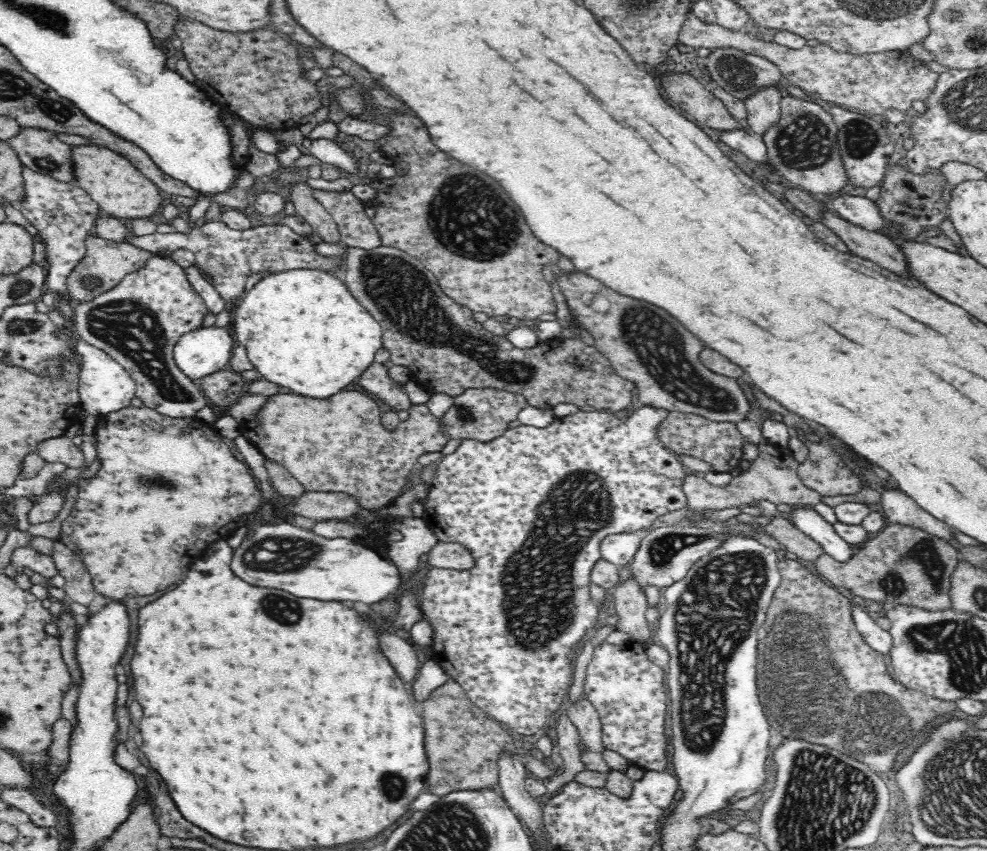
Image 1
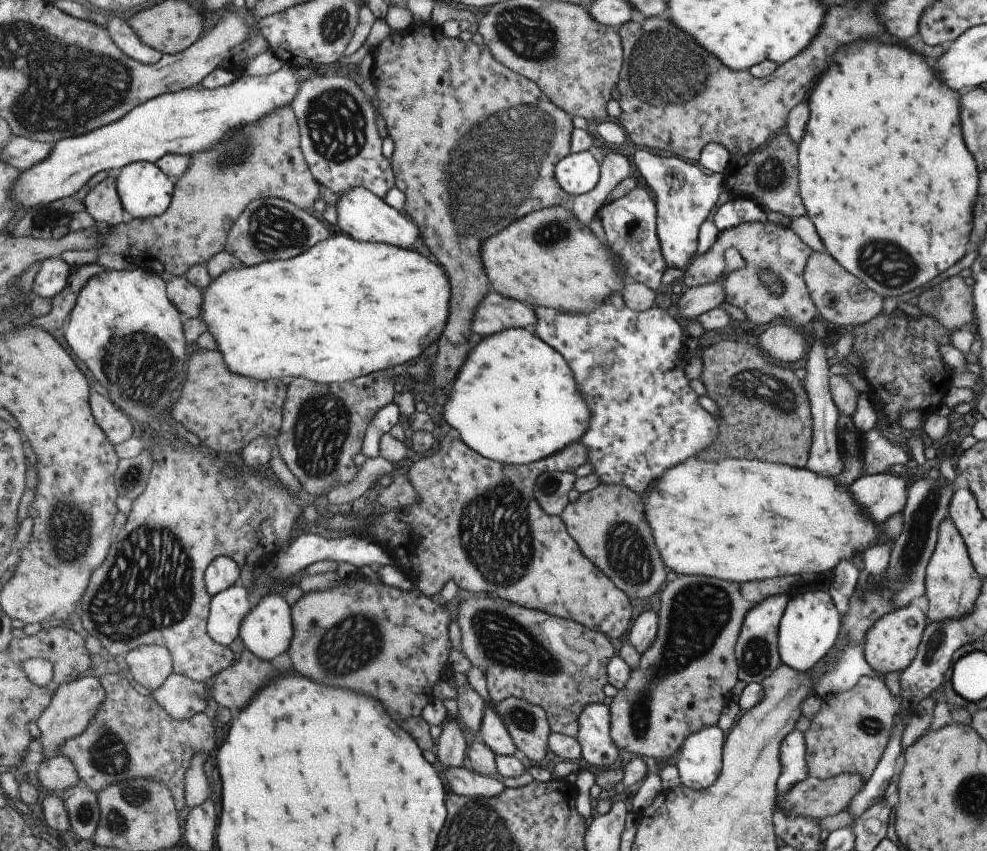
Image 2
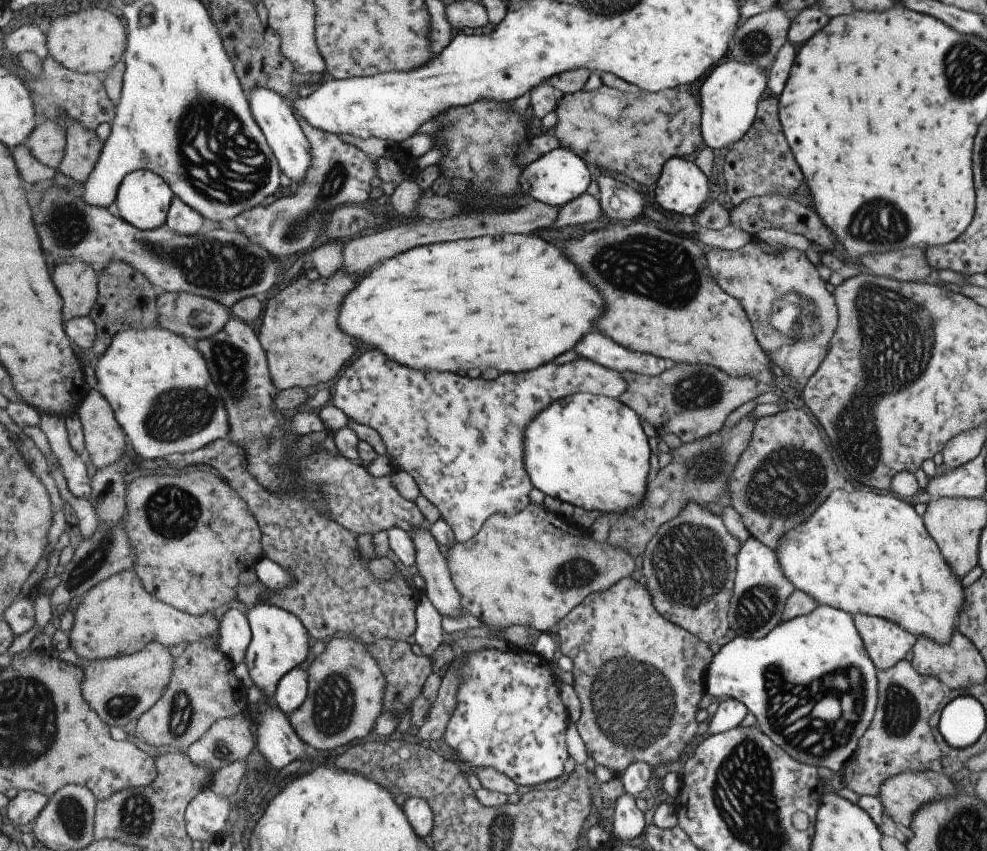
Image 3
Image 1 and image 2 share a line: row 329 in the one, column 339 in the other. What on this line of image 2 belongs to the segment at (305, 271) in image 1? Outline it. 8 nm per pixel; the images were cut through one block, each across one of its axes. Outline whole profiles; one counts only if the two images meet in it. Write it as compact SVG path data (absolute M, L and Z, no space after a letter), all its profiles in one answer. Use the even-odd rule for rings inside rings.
M345 234L333 236L325 242L315 244L311 250L295 256L295 258L277 258L275 262L265 262L259 266L241 266L229 268L221 276L211 278L209 286L203 286L203 302L201 302L201 324L205 326L205 334L211 334L217 340L217 348L225 354L225 362L229 362L229 370L235 374L245 374L247 378L257 380L277 380L277 378L307 378L313 382L349 382L355 378L363 378L383 368L401 368L403 362L409 362L421 356L431 342L445 330L449 320L449 302L451 302L451 286L445 276L445 268L425 252L411 252L387 244L373 244L373 242L357 242Z

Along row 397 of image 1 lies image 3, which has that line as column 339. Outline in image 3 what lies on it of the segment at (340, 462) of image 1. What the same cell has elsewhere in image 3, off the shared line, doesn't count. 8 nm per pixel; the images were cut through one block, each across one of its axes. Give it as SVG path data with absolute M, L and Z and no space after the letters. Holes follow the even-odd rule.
M343 270L333 278L321 278L317 282L311 282L301 274L267 304L263 326L257 336L267 354L271 382L279 392L291 388L315 390L317 384L325 384L333 378L337 380L341 370L353 360L351 356L357 350L357 340L339 330L337 314L341 302L355 284L355 278Z

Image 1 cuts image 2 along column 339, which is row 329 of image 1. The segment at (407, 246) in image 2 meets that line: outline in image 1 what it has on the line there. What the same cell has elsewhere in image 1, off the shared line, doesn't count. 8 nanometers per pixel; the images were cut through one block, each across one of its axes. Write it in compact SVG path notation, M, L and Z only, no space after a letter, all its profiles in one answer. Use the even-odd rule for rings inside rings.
M198 328L174 346L174 362L178 370L192 382L230 366L234 338L228 328Z

